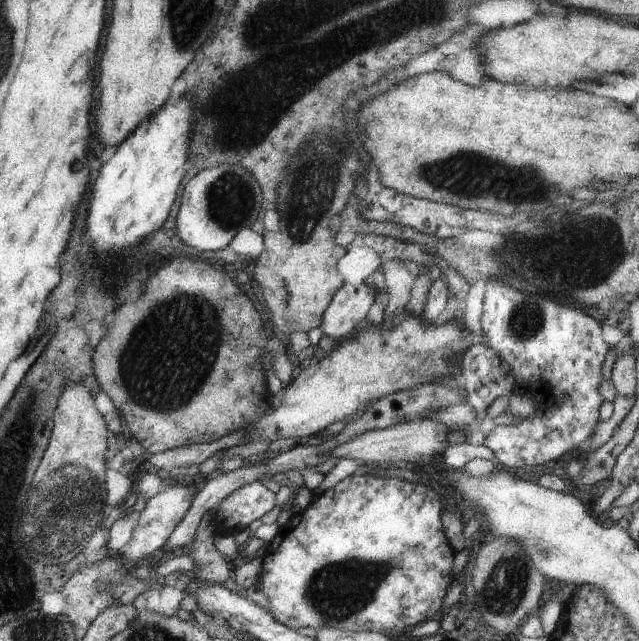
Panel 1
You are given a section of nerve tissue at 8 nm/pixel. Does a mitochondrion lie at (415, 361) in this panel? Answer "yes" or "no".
yes

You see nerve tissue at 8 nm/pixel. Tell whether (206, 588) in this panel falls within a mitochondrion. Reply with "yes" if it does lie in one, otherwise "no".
no

